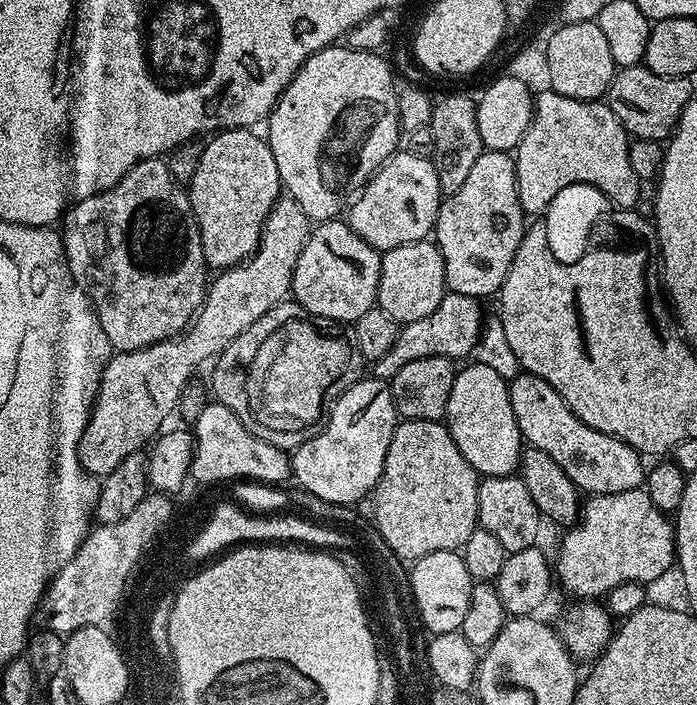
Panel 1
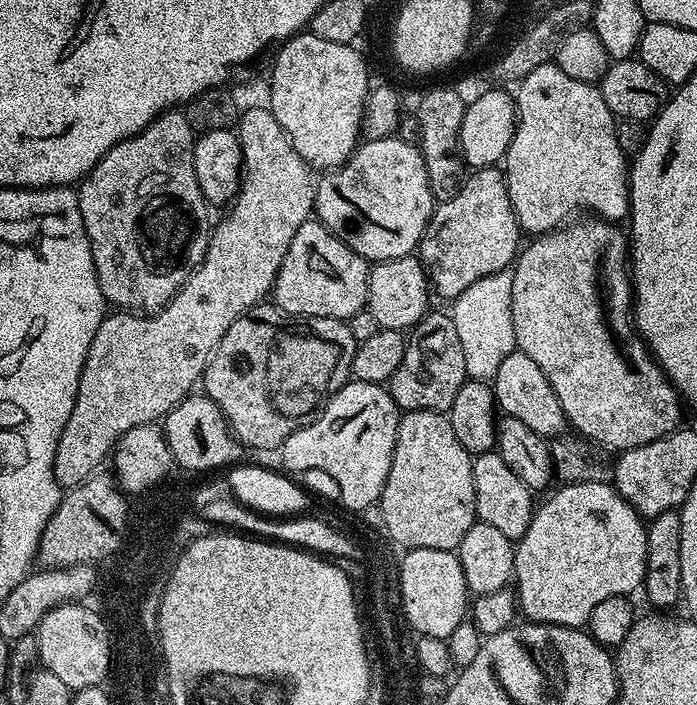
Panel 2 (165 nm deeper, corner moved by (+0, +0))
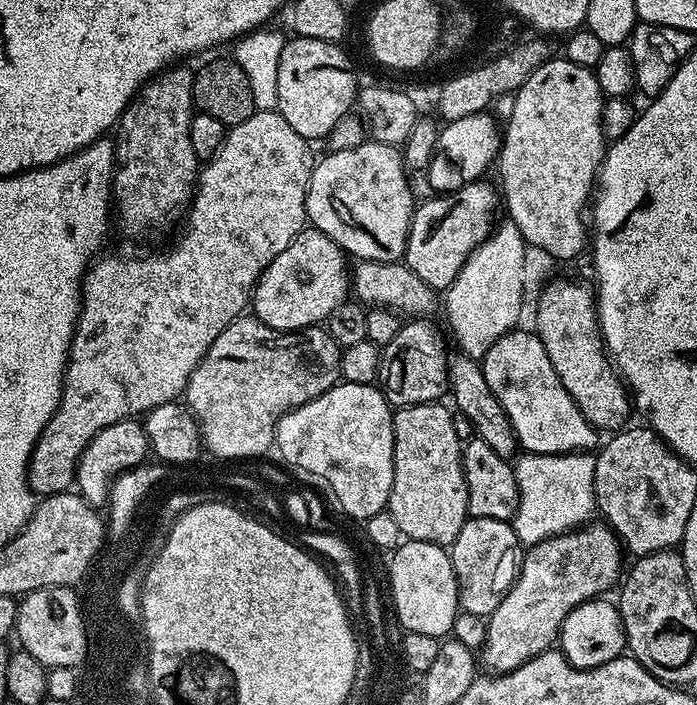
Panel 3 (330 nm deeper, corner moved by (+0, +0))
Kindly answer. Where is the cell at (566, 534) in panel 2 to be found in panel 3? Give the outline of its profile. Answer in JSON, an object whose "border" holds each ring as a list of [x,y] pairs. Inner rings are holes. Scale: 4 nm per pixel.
{"border":[[[588,522],[573,531],[564,532],[560,536],[550,537],[531,545],[523,553],[520,572],[516,575],[514,586],[502,598],[502,606],[487,617],[486,642],[482,649],[482,664],[489,673],[512,672],[518,666],[530,662],[538,654],[549,651],[557,643],[562,622],[566,622],[566,614],[574,610],[585,600],[594,600],[605,595],[604,592],[612,583],[621,579],[620,552],[622,545],[615,532],[607,523]]]}

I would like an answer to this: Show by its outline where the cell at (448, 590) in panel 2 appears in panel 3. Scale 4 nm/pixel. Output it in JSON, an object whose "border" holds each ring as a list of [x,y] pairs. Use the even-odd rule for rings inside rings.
{"border":[[[405,539],[391,556],[392,560],[387,565],[388,578],[400,627],[414,634],[447,637],[452,631],[457,612],[461,611],[458,582],[449,549],[439,544]]]}

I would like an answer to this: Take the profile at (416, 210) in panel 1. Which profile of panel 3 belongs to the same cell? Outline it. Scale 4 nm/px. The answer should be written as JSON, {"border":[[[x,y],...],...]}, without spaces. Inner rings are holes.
{"border":[[[365,142],[348,150],[329,151],[325,155],[315,161],[308,183],[308,224],[330,237],[344,253],[357,261],[373,260],[383,264],[403,261],[414,211],[412,188],[408,185],[410,172],[403,155],[393,145],[375,142]]]}

